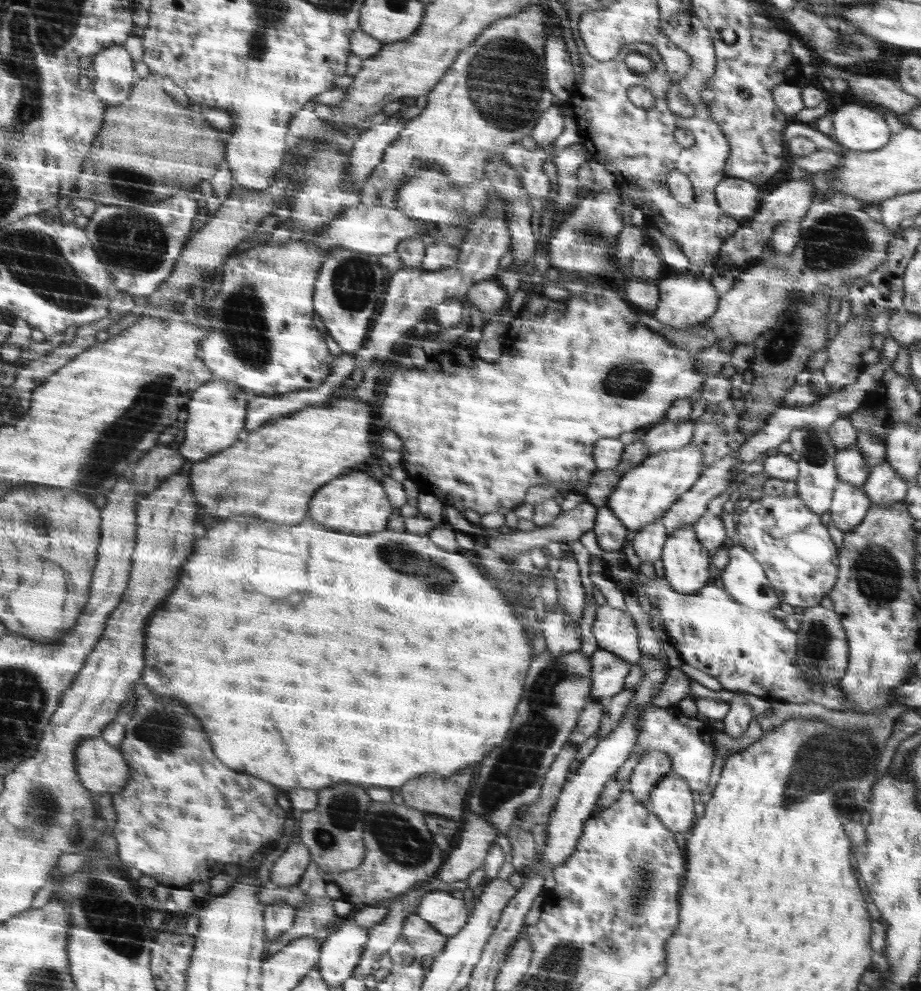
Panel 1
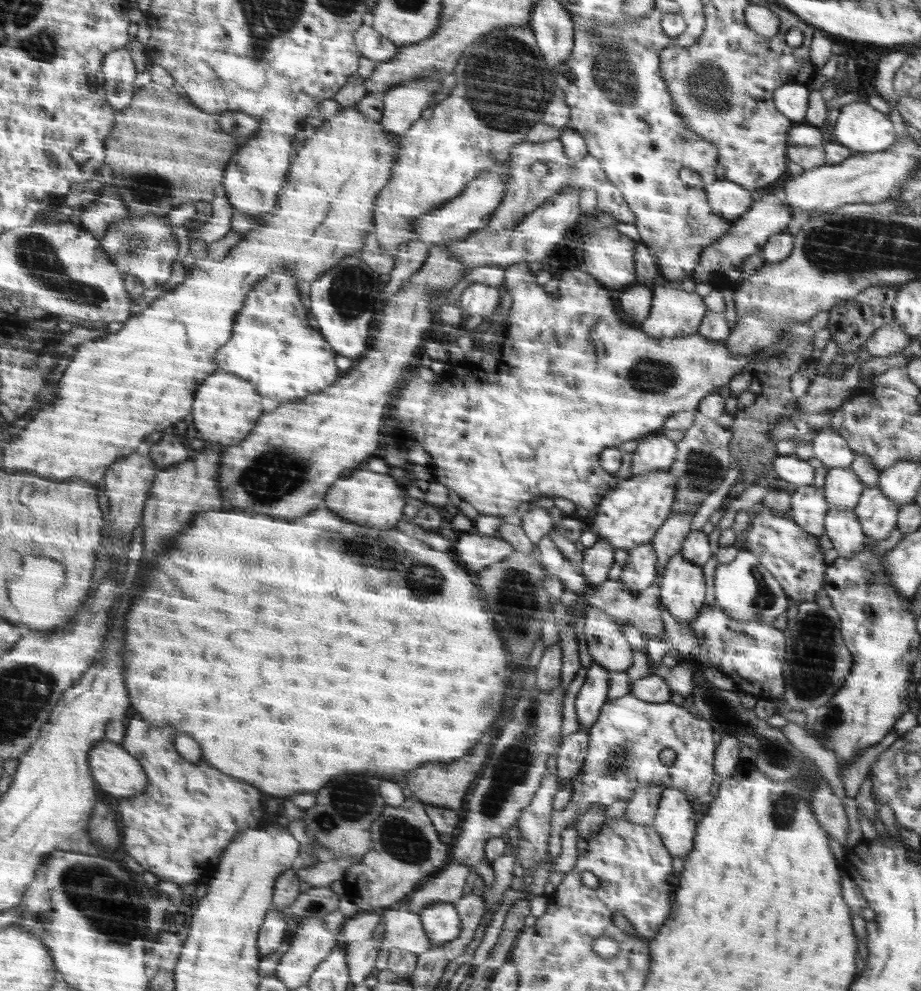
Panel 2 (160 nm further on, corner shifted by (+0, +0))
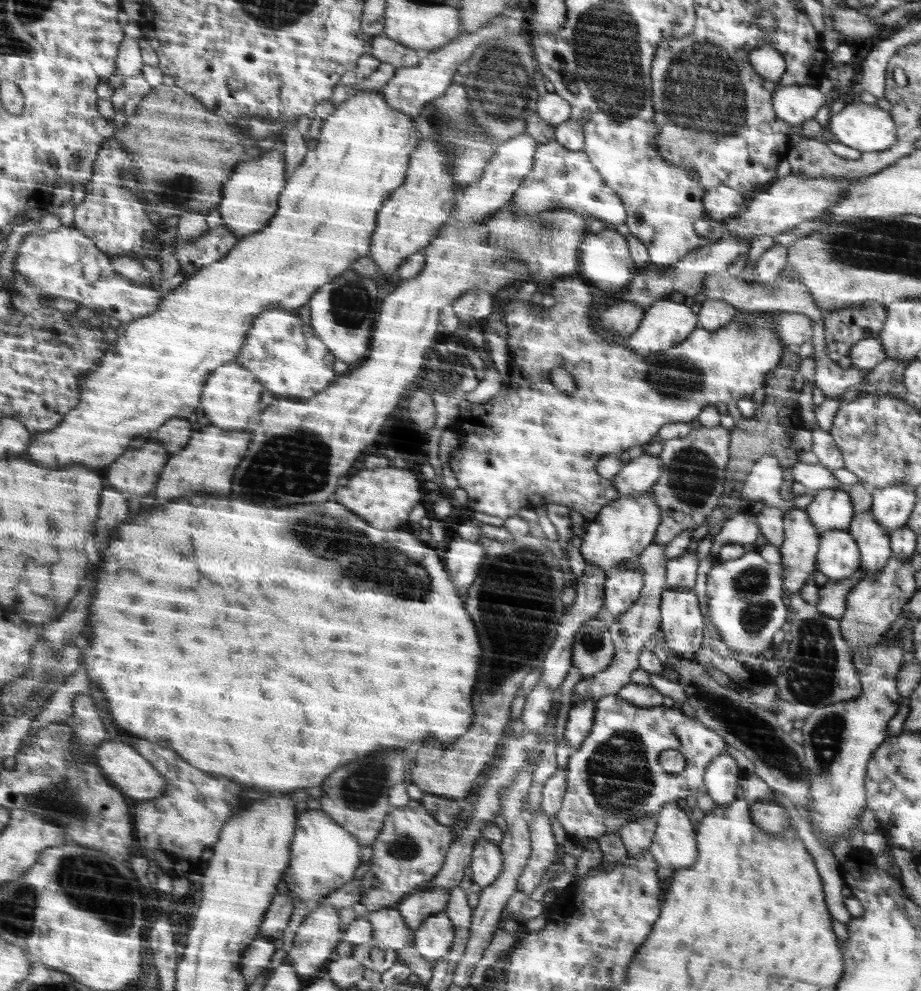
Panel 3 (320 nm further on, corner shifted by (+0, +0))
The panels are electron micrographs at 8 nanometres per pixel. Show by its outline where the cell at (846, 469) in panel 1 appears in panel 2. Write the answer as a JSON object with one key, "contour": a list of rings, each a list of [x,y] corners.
{"contour":[[[831,468],[825,476],[823,493],[829,509],[856,509],[864,490],[864,484],[850,468]]]}

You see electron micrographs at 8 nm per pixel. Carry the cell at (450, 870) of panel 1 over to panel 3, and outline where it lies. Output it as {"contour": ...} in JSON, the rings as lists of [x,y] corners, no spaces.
{"contour":[[[432,886],[402,900],[397,908],[408,923],[408,927],[416,932],[425,918],[444,912],[450,891],[451,888]]]}

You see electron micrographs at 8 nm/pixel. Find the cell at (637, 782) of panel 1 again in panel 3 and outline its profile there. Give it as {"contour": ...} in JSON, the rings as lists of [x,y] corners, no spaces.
{"contour":[[[656,815],[643,816],[625,824],[619,830],[620,840],[629,854],[641,854],[641,852],[649,850],[657,827],[656,818]]]}

